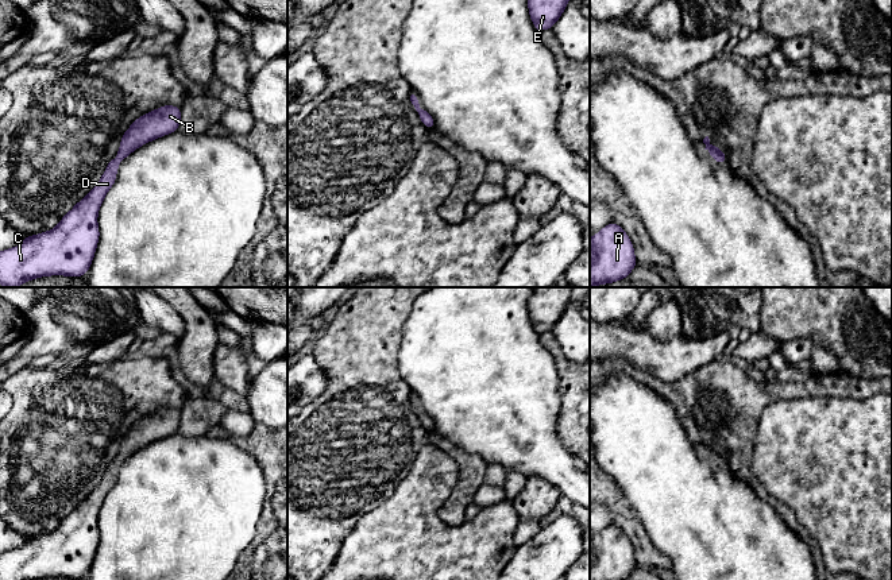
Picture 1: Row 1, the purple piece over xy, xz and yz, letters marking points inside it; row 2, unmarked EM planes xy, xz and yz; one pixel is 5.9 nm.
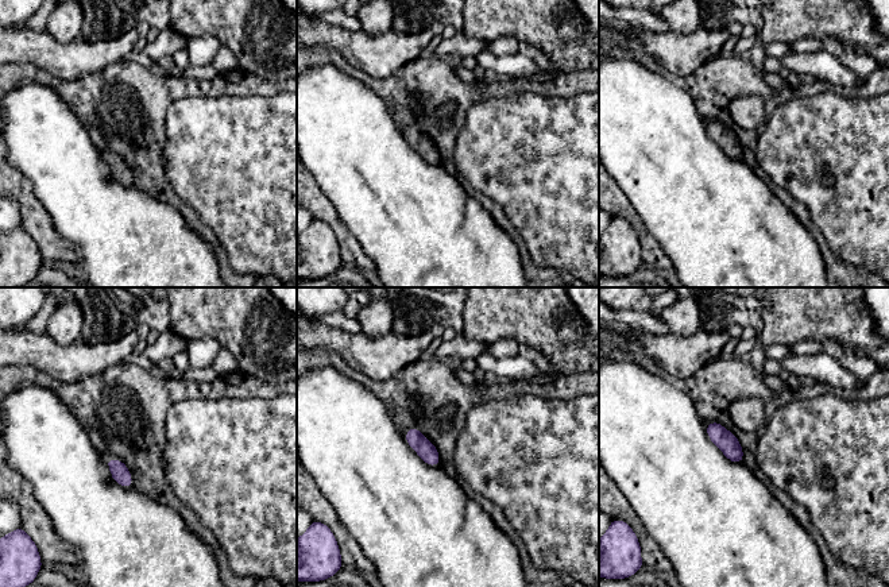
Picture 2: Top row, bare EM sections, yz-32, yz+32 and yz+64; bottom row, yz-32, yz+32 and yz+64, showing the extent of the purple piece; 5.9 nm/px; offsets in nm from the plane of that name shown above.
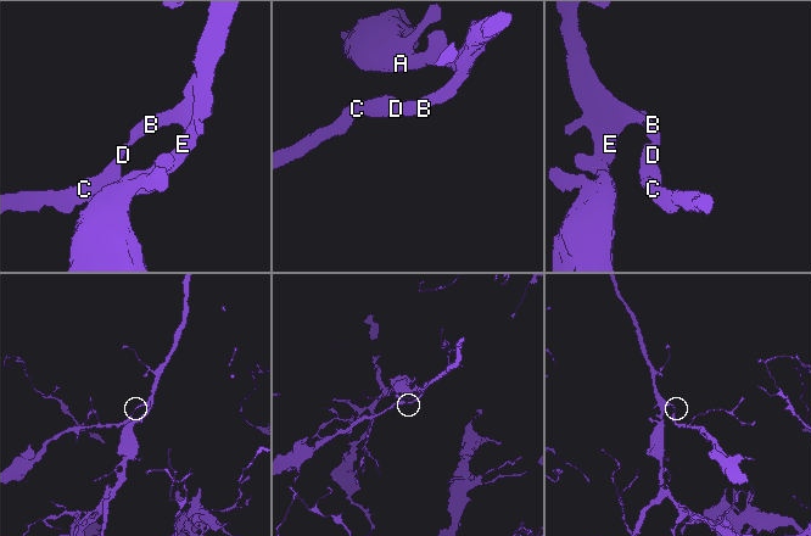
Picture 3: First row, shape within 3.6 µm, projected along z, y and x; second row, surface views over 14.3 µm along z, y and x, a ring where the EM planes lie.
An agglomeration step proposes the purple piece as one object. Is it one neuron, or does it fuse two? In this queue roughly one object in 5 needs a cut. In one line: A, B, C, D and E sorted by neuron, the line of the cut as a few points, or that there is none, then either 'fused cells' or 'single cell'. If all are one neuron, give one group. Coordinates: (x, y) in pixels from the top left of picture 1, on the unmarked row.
A B C D E | no cut | single cell

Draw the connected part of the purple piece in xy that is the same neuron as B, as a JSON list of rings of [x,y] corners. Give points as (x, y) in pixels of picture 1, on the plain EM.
[[[163,407],[142,417],[124,434],[117,459],[99,486],[47,534],[24,538],[20,548],[0,554],[0,580],[84,579],[100,540],[97,517],[116,483],[119,464],[138,449],[178,433],[181,409]]]

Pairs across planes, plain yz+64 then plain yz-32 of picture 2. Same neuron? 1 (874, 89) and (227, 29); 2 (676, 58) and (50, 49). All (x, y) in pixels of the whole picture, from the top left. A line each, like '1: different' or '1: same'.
1: different
2: same

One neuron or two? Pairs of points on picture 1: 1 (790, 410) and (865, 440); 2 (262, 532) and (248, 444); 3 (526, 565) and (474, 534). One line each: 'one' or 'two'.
1: one
2: one
3: two

